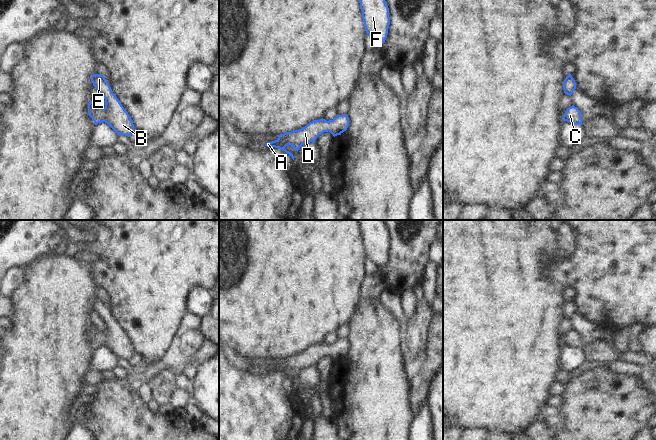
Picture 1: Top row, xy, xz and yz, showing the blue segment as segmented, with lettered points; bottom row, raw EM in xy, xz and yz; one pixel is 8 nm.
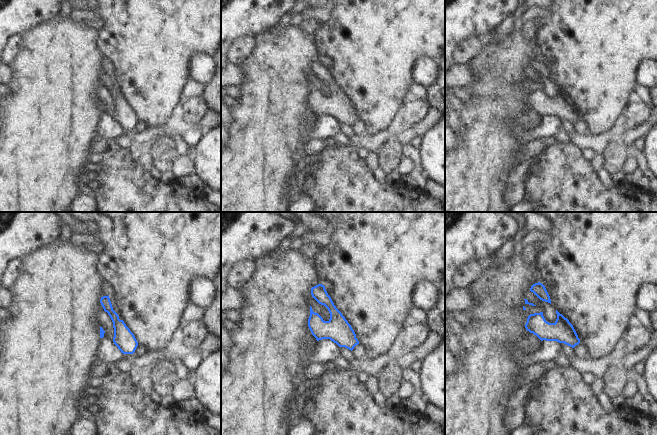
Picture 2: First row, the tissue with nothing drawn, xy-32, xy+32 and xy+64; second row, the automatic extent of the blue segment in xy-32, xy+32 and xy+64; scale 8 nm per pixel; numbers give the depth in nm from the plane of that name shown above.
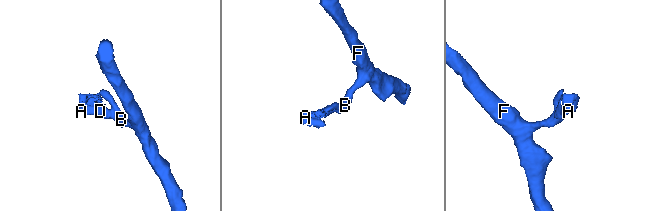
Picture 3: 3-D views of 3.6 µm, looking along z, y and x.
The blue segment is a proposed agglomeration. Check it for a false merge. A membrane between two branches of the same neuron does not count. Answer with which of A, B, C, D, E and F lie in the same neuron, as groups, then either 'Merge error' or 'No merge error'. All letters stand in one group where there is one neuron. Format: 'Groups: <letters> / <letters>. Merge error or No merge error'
Groups: A B C D E F. No merge error.

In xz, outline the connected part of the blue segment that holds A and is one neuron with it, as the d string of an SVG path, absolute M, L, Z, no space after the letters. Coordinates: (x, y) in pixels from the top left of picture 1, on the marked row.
M337 115L333 120L313 120L305 127L299 130L293 130L284 134L278 135L278 139L272 142L267 142L265 146L275 147L284 150L294 160L294 156L291 152L287 151L285 147L291 145L295 151L307 143L315 142L317 137L324 132L330 132L334 137L341 135L347 130L349 126L348 115Z

